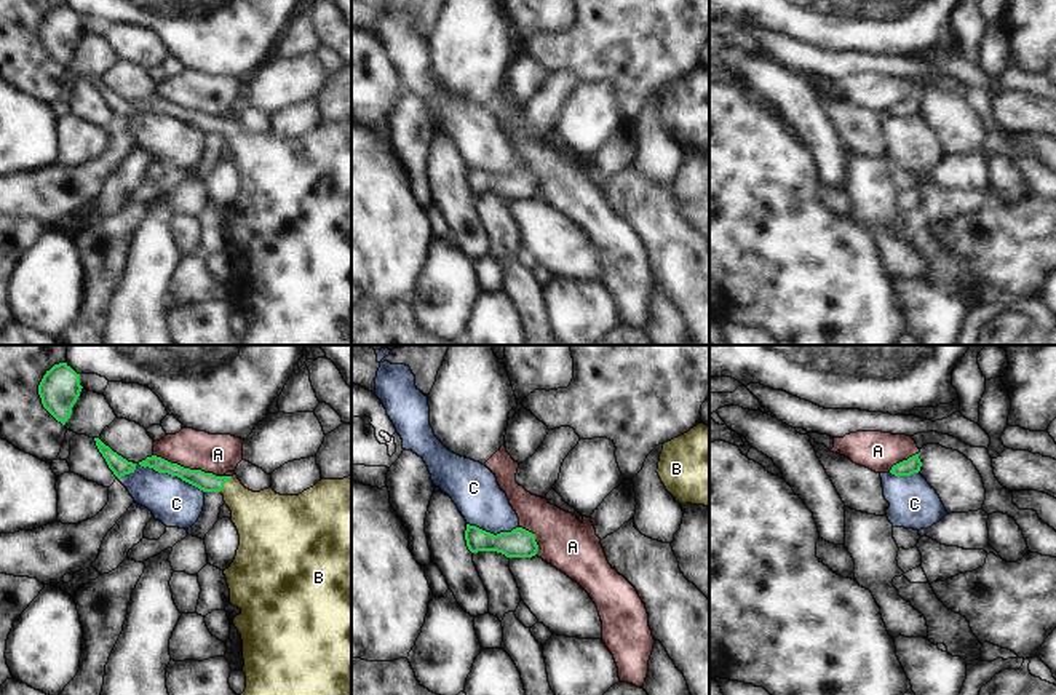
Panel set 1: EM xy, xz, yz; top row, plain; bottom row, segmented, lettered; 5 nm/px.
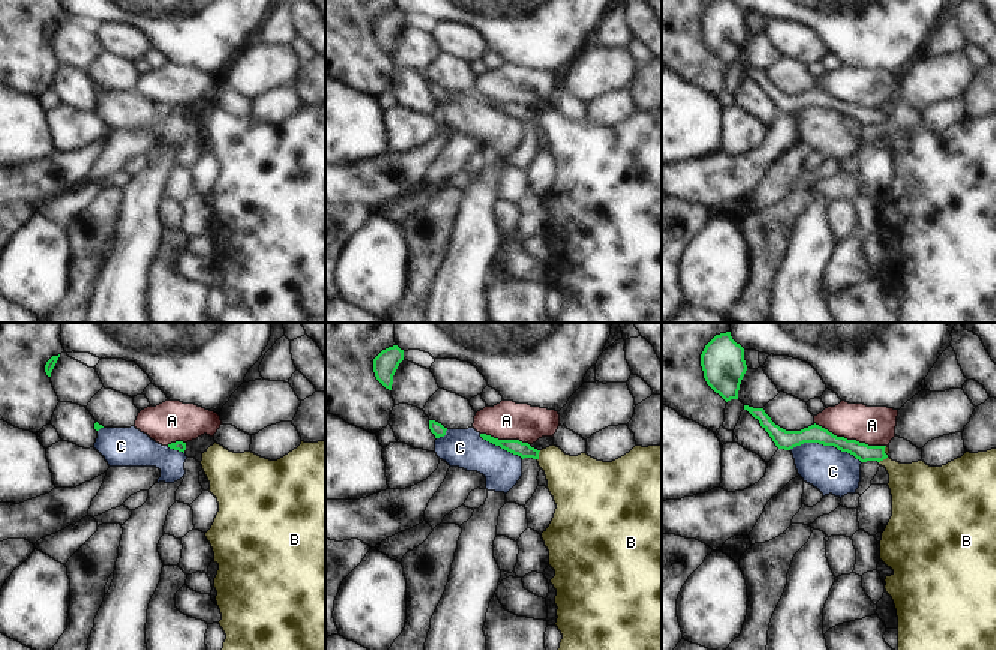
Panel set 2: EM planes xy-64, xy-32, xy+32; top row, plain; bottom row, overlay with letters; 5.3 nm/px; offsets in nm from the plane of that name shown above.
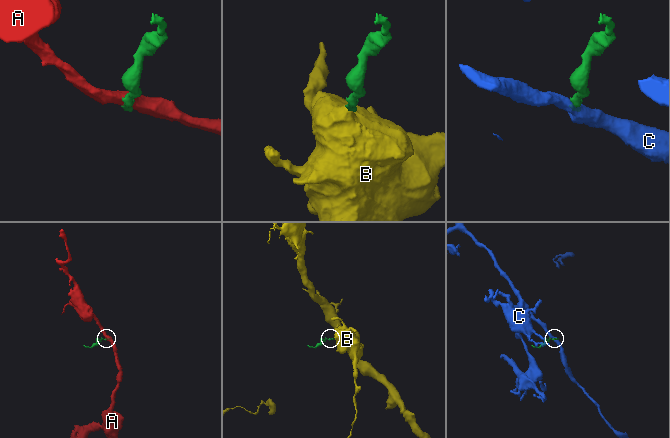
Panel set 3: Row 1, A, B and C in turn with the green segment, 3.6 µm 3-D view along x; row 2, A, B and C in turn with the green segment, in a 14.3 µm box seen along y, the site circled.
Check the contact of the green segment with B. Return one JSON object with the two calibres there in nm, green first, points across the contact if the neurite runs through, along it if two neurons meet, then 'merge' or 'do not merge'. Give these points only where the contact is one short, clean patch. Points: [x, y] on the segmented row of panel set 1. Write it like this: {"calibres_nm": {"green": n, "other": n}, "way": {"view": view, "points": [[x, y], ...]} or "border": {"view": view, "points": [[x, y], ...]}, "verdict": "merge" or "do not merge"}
{"calibres_nm": {"green": 100, "other": 260}, "way": {"view": "xy", "points": [[205, 481], [224, 483], [259, 518]]}, "verdict": "merge"}

